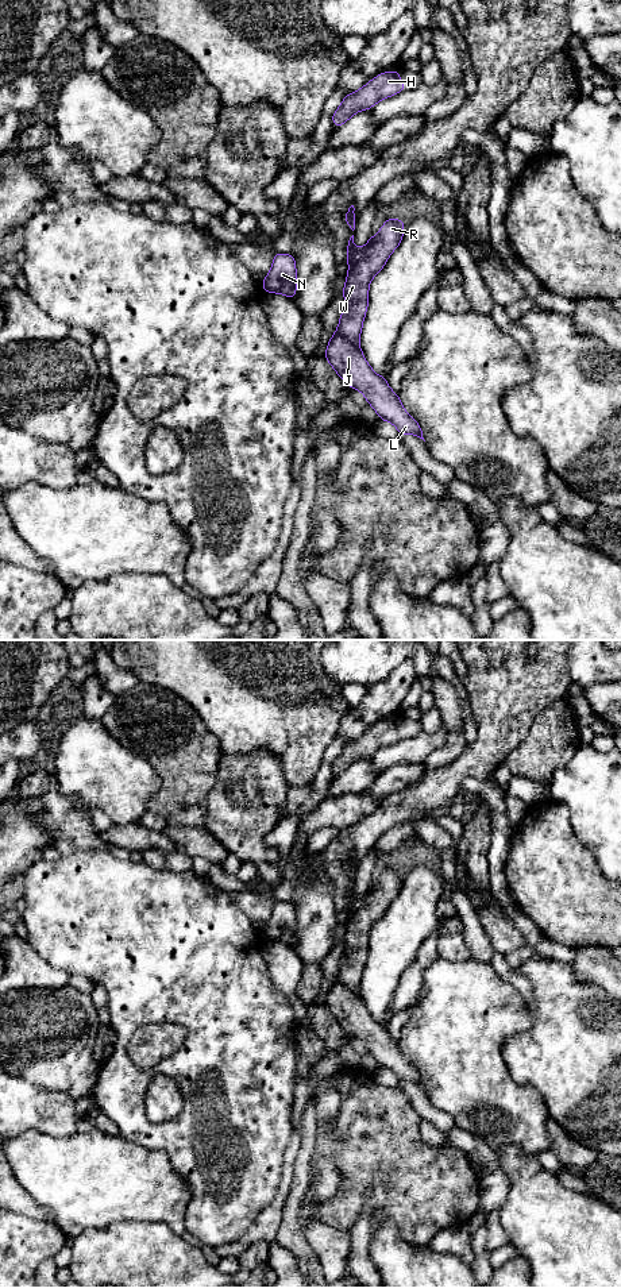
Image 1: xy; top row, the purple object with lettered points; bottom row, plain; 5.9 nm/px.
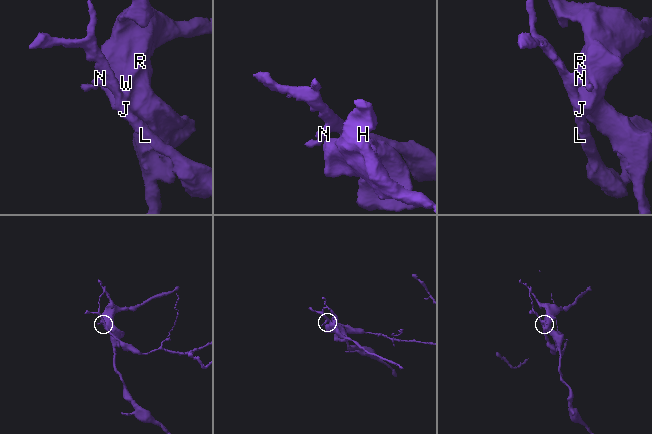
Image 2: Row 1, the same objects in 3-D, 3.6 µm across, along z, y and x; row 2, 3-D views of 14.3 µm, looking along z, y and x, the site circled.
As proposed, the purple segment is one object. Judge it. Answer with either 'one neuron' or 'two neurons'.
two neurons

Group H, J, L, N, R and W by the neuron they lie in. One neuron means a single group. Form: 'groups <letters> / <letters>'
groups H R W / J L N

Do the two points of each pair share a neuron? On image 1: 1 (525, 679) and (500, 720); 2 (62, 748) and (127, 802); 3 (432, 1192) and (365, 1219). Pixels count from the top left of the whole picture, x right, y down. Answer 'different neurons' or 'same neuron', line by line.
1: same neuron
2: same neuron
3: different neurons

